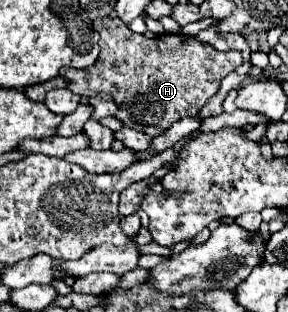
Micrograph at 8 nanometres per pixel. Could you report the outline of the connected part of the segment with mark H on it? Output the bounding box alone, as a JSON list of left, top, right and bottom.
[59,18,241,134]

